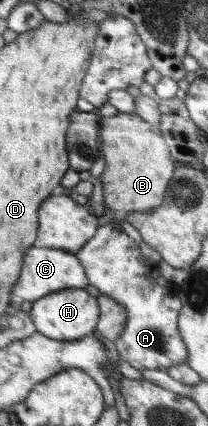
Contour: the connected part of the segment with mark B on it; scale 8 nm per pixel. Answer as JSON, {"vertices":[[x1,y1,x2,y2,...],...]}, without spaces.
{"vertices":[[117,112,115,116,100,118,100,150,105,158,105,171,101,176,103,198,107,211,98,217,98,224,113,221,121,225,127,213,151,211,161,205,177,164,158,126,142,120,137,114]]}

